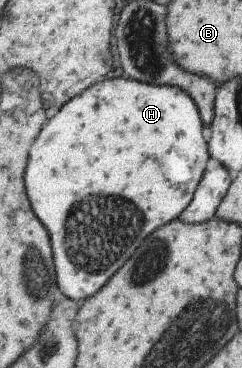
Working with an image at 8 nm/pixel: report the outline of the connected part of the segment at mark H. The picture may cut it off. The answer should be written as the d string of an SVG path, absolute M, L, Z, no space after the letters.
M109 78L102 82L93 84L93 88L87 88L87 92L79 94L75 100L70 100L61 108L57 116L47 120L47 128L43 128L43 136L35 142L35 148L31 150L31 164L27 166L27 194L31 196L31 204L35 208L35 214L43 224L47 224L47 230L51 232L53 238L53 248L55 248L55 266L57 266L57 280L59 288L65 296L73 300L87 300L95 296L125 264L127 260L135 254L135 250L161 226L179 219L182 212L190 206L194 199L194 194L198 190L199 183L206 174L205 166L211 158L210 142L203 136L205 121L198 104L194 104L193 98L175 88L175 86L149 84L135 79Z

